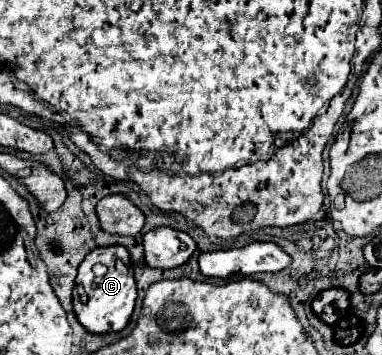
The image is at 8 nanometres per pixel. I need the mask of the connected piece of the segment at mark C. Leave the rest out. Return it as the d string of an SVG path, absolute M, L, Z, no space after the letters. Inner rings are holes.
M122 245L98 247L92 253L88 253L88 257L80 263L76 285L82 285L88 293L86 305L82 305L78 297L74 297L74 313L86 331L104 335L118 333L128 325L136 301L136 283L130 265L130 255Z

